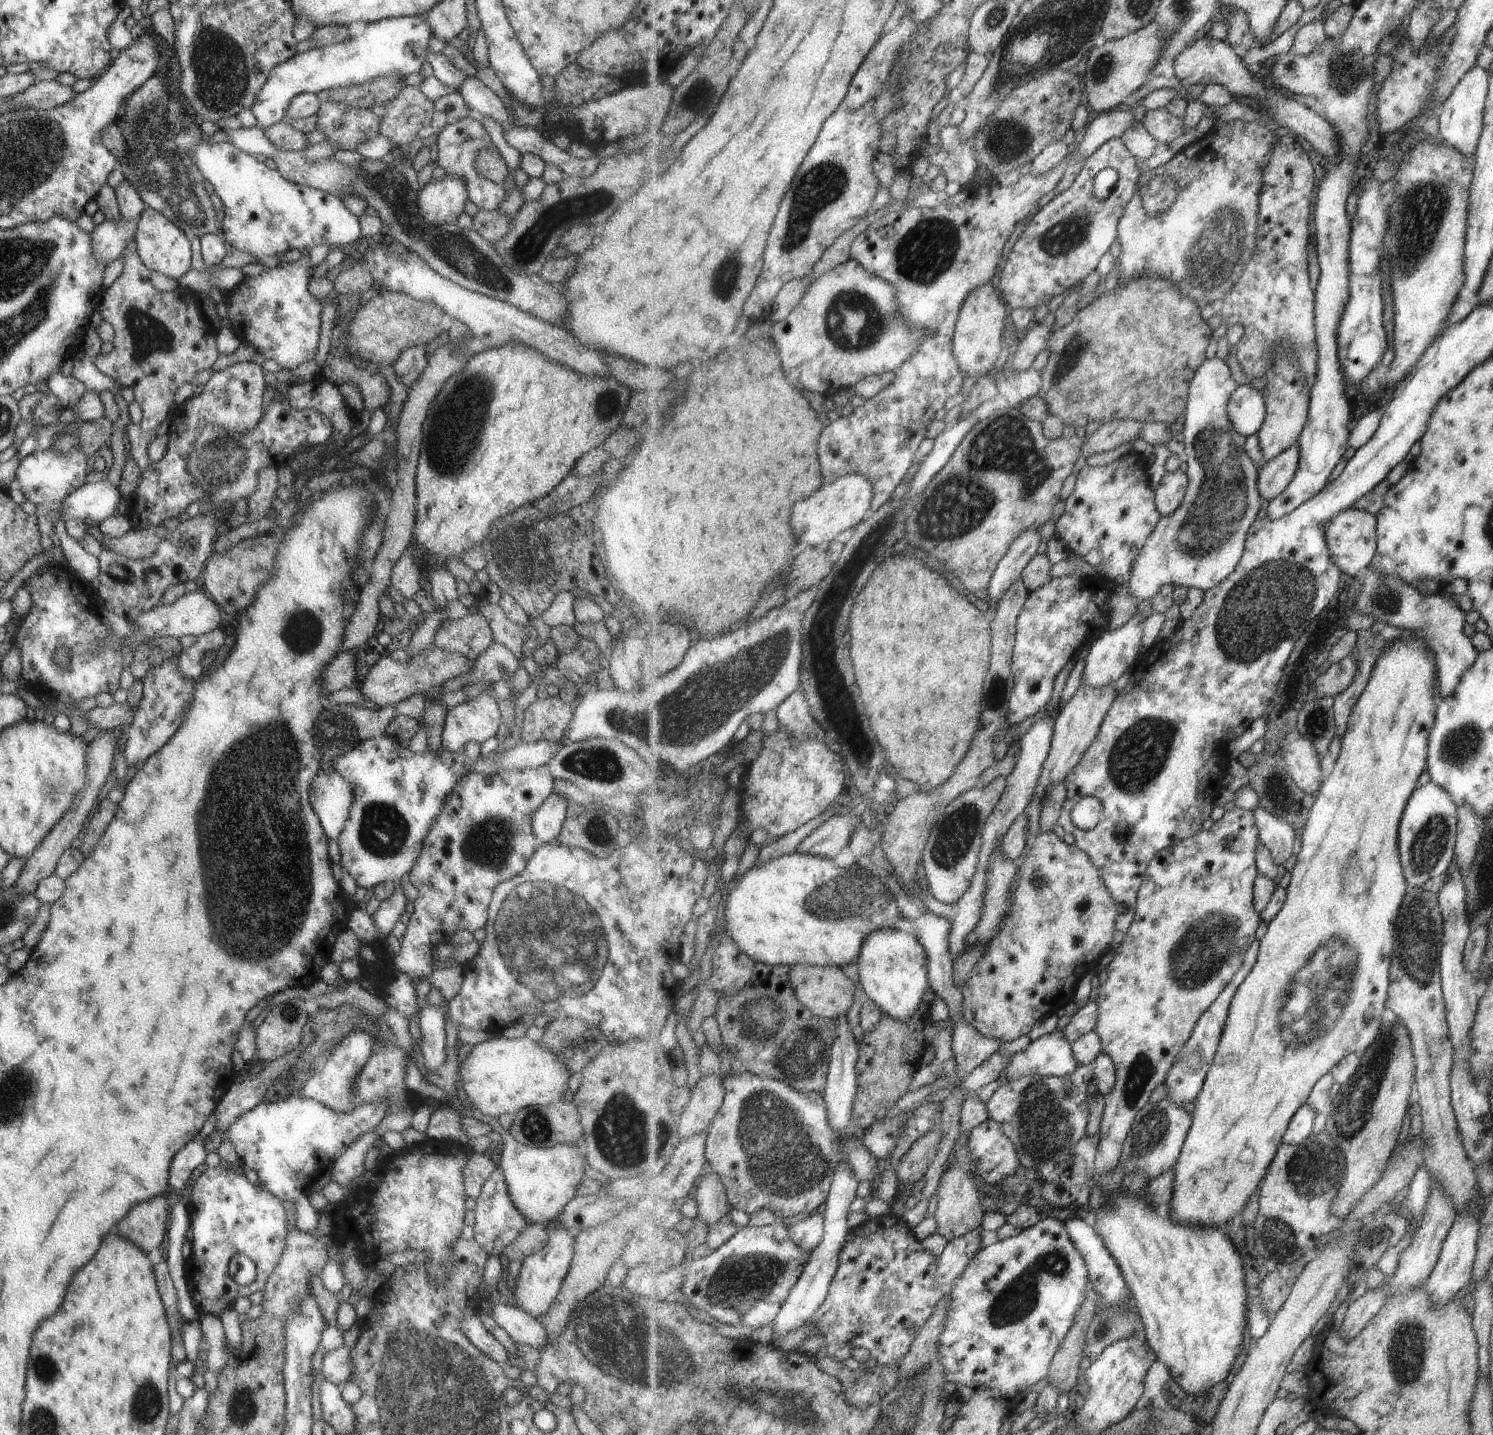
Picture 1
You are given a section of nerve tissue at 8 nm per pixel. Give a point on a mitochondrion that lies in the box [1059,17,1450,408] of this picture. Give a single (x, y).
(1213, 250)

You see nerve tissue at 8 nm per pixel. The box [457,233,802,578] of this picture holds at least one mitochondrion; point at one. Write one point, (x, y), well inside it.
(726, 280)

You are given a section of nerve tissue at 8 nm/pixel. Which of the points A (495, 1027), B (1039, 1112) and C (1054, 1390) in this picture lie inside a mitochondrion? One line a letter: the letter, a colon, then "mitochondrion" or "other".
A: other
B: mitochondrion
C: other

